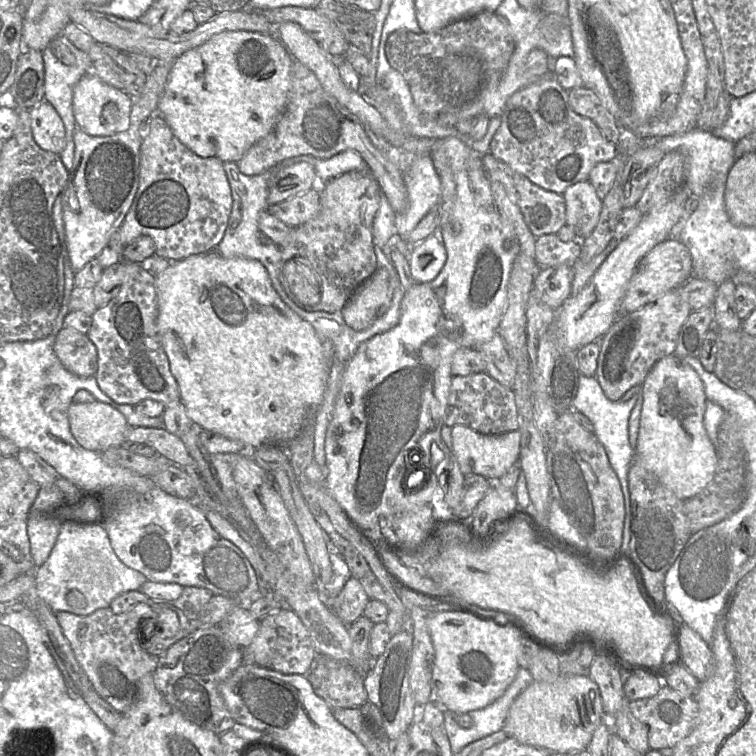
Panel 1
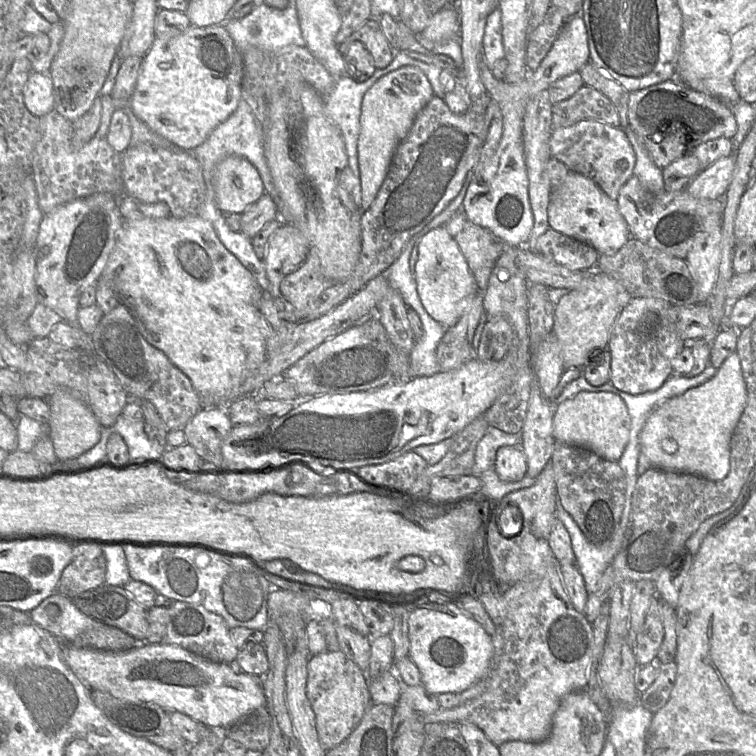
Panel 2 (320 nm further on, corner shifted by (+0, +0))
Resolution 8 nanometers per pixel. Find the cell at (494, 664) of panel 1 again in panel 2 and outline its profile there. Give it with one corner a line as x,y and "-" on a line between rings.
419,598
410,604
409,657
417,665
421,682
432,694
460,694
482,679
493,656
492,637
454,603

